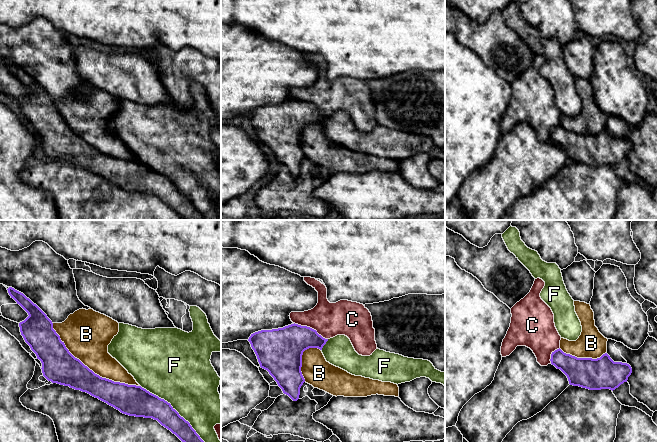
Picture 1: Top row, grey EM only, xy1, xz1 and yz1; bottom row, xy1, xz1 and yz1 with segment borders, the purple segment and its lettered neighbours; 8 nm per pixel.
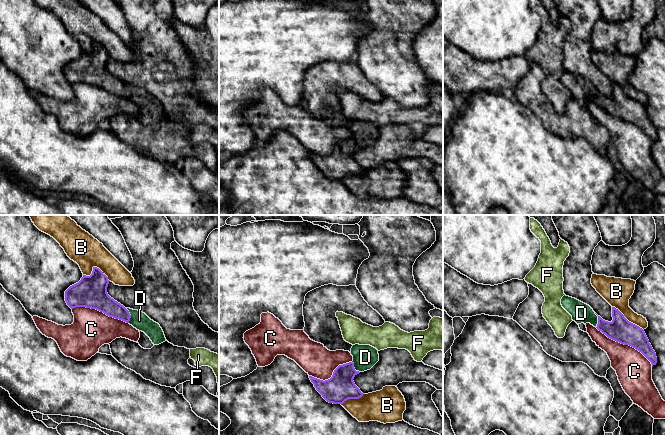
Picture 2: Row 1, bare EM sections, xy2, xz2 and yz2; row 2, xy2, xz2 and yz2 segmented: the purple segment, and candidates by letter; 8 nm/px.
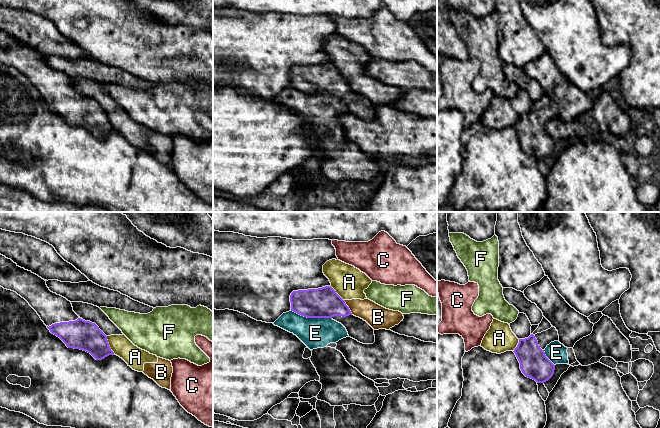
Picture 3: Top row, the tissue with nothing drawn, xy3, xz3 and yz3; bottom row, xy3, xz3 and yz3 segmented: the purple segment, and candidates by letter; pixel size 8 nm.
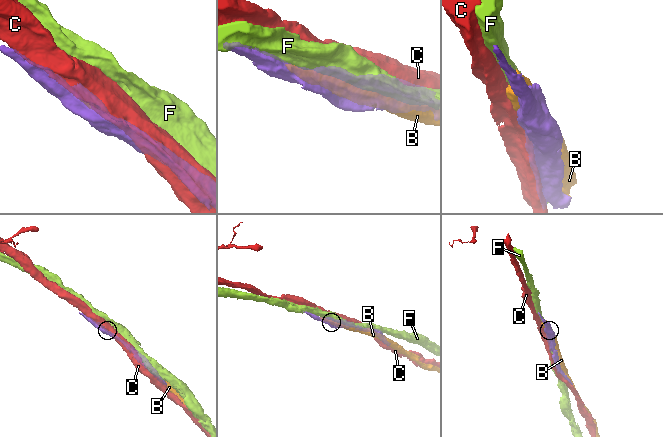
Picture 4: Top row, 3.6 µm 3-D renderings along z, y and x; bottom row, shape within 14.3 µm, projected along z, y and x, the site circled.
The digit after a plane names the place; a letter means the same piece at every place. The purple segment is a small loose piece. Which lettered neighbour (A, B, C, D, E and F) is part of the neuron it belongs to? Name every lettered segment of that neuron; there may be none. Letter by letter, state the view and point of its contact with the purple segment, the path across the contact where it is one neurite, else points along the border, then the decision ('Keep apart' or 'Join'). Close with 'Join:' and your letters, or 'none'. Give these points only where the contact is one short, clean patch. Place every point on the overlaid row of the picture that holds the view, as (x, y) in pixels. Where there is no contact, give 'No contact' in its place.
A: Touches purple at xy3 (108, 345). Keep apart
B: Touches purple at xy1 (89, 369). Keep apart
C: Touches purple at yz2 (624, 344). Keep apart
D: Touches purple at xy2 (130, 315). Join
E: Touches purple at xz3 (311, 317). Keep apart
F: Touches purple at xy1 (172, 408). Keep apart
Join: D

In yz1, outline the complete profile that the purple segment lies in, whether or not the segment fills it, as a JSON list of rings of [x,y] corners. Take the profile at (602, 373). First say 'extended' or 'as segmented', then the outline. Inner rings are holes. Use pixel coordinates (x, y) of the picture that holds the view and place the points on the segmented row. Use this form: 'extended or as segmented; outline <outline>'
as segmented; outline [[[559,348],[552,352],[550,361],[567,376],[570,385],[589,390],[613,391],[632,373],[629,364],[614,362],[607,353],[597,359],[577,358]]]

